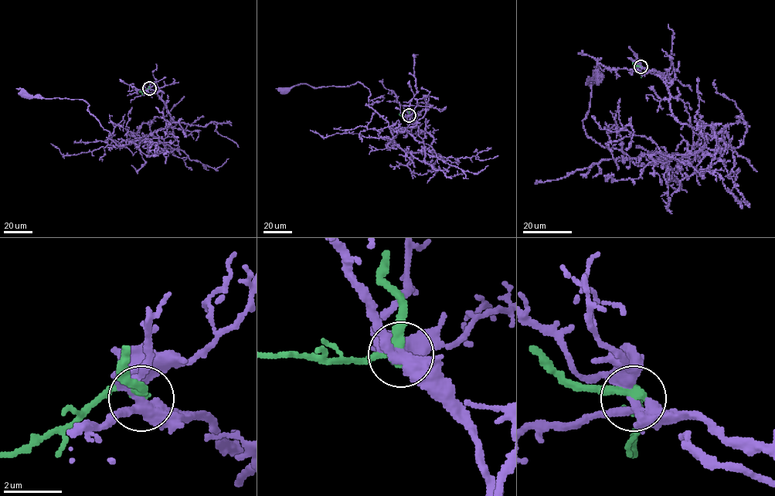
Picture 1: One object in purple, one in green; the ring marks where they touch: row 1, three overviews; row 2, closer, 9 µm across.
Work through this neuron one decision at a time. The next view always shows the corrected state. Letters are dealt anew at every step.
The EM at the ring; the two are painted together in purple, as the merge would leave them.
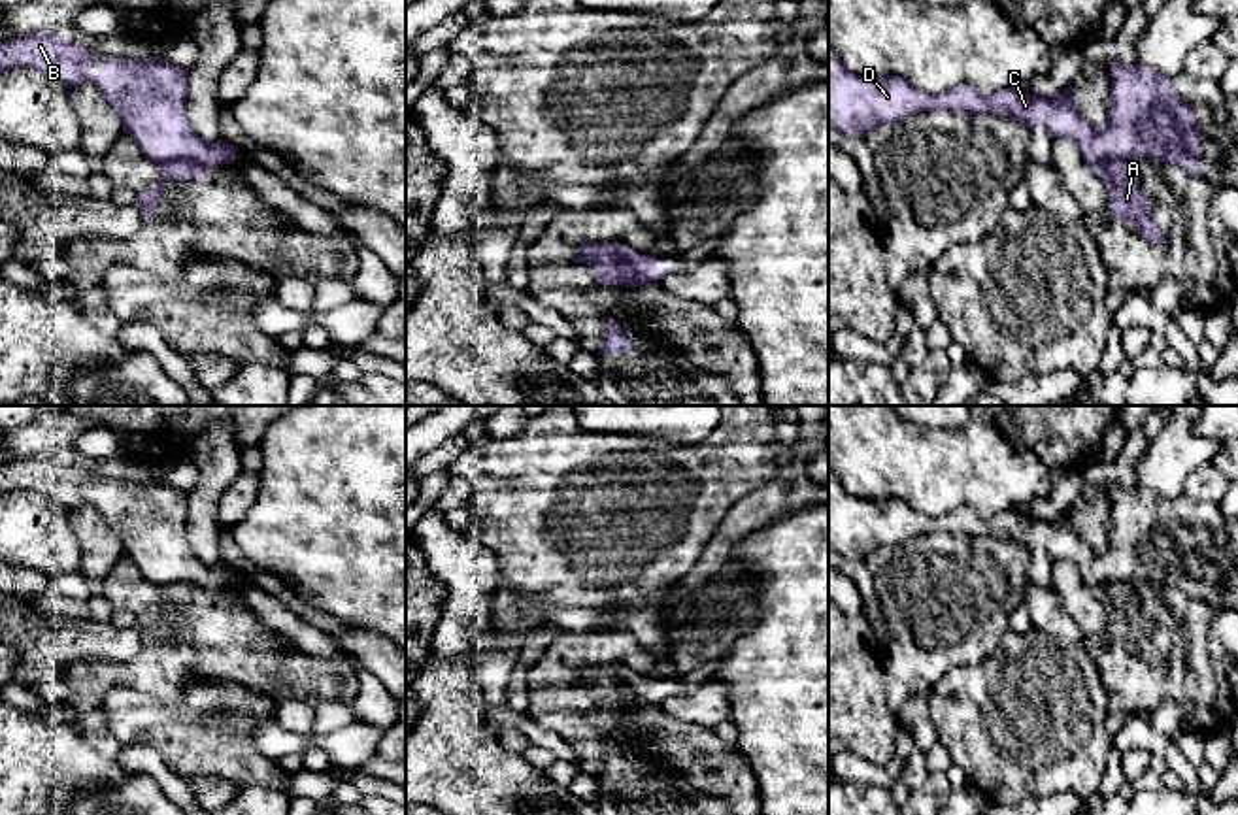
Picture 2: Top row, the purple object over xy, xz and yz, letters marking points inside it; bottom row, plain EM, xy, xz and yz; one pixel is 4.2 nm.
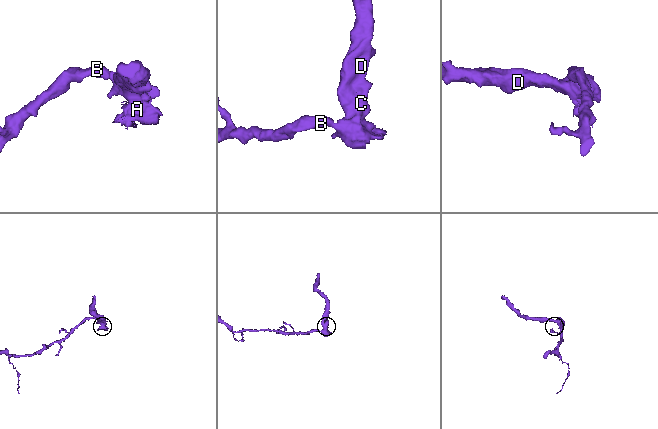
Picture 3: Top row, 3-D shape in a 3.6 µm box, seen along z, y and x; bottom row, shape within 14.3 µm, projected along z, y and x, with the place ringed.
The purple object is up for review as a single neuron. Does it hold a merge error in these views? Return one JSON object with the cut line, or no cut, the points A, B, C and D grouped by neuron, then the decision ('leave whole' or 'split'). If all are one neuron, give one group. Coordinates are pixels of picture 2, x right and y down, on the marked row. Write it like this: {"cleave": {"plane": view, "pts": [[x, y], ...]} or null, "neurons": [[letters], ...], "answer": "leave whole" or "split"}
{"cleave": {"plane": "xz", "pts": [[584, 253], [591, 248], [610, 248], [646, 282]]}, "neurons": [["A"], ["B", "C", "D"]], "answer": "split"}

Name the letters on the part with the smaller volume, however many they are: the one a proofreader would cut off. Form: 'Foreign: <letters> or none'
Foreign: A

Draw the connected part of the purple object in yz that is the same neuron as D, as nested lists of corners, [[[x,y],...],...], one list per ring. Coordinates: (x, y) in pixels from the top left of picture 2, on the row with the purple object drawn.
[[[828,49],[828,125],[847,138],[866,138],[879,125],[893,125],[928,109],[949,109],[970,117],[996,113],[1023,123],[1030,130],[1044,126],[1053,138],[1072,140],[1089,164],[1149,157],[1153,162],[1179,164],[1189,174],[1196,174],[1200,164],[1200,134],[1191,106],[1176,96],[1170,77],[1142,64],[1123,64],[1113,58],[1108,123],[1096,128],[1081,115],[1072,98],[1072,87],[1053,98],[1036,96],[1017,87],[981,94],[966,83],[940,94],[928,94],[900,75],[861,77],[849,72],[838,55]]]

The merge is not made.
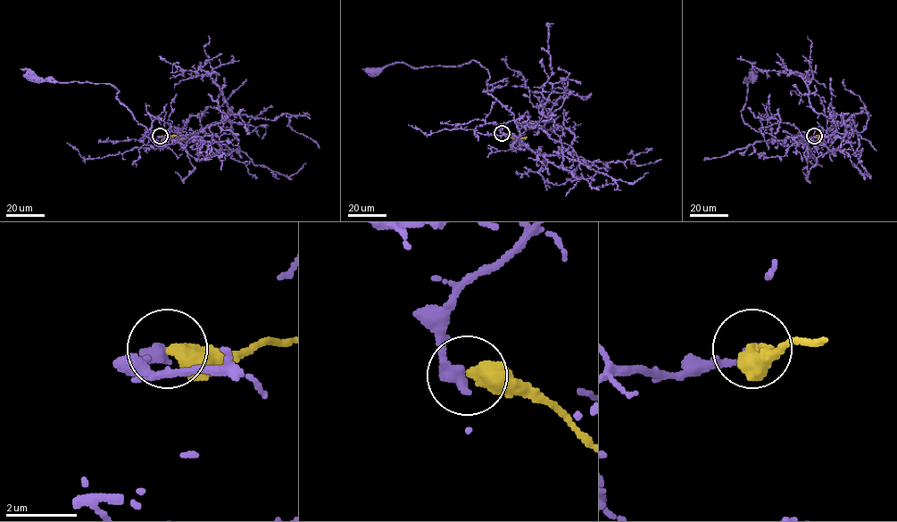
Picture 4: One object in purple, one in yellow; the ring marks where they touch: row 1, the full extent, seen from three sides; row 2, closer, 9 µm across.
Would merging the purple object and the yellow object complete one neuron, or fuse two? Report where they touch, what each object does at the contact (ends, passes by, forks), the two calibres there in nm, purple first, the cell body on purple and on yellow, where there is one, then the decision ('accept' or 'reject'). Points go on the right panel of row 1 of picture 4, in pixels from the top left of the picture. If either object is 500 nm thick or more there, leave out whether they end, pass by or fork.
at (814, 136); purple ends there; yellow ends there; 440 nm thick on the purple side, 480 nm on the other; cell body of purple at (753, 76); no cell body on yellow; reject

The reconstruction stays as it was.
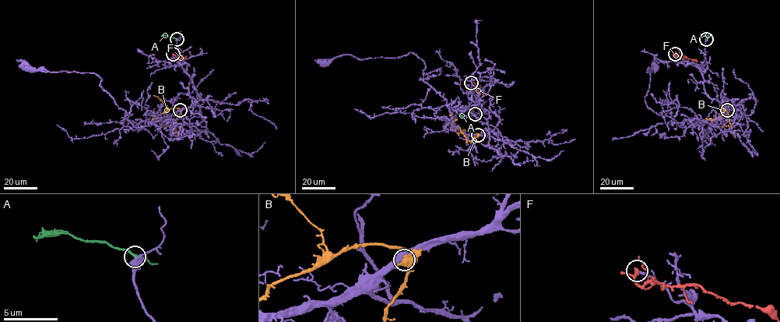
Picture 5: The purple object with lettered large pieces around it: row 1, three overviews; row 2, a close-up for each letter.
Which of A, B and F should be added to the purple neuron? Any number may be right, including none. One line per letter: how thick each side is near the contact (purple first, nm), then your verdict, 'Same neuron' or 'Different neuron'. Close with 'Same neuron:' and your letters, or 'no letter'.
A: Thickness 440 nm (purple) against 160 nm. Different neuron
B: Thickness 550 nm (purple) against 440 nm. Different neuron
F: Thickness 240 nm (purple) against 240 nm. Different neuron
Same neuron: no letter

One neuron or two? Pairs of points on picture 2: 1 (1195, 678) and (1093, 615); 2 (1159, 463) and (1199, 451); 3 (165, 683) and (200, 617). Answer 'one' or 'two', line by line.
1: one
2: one
3: one

